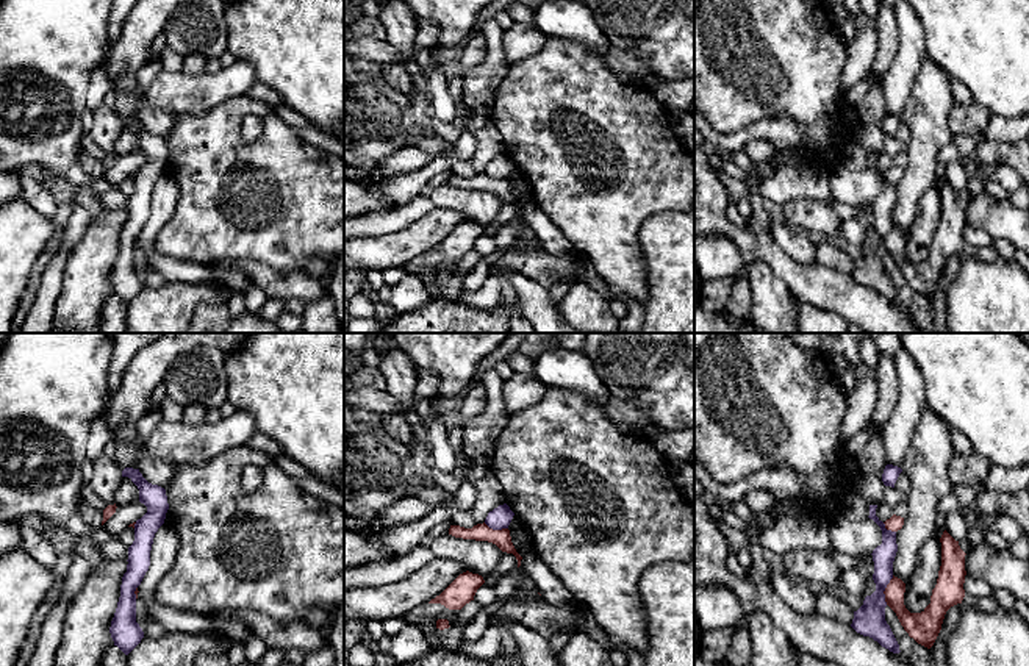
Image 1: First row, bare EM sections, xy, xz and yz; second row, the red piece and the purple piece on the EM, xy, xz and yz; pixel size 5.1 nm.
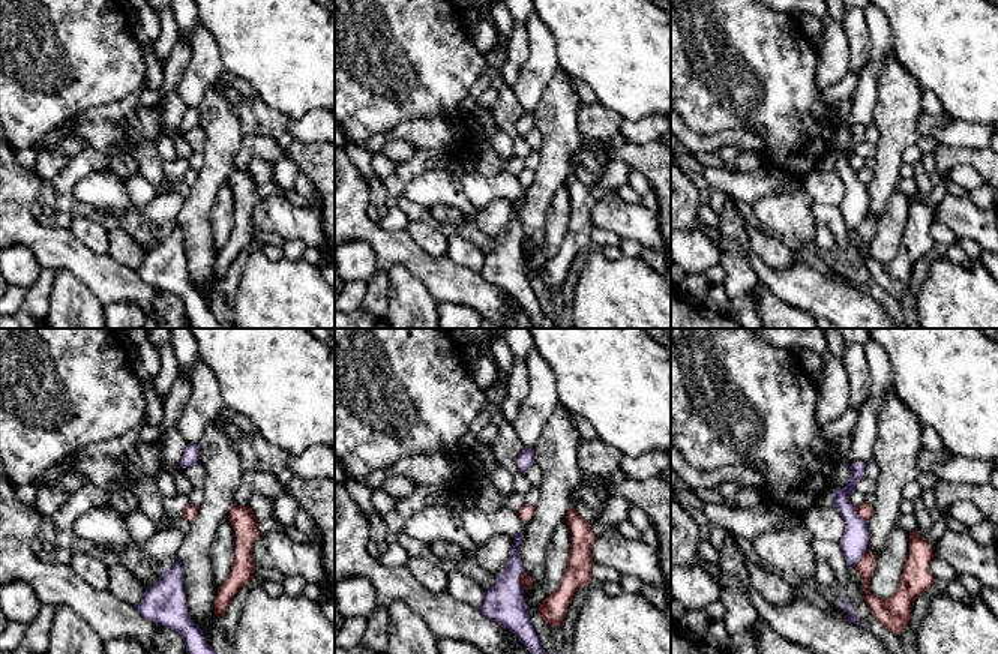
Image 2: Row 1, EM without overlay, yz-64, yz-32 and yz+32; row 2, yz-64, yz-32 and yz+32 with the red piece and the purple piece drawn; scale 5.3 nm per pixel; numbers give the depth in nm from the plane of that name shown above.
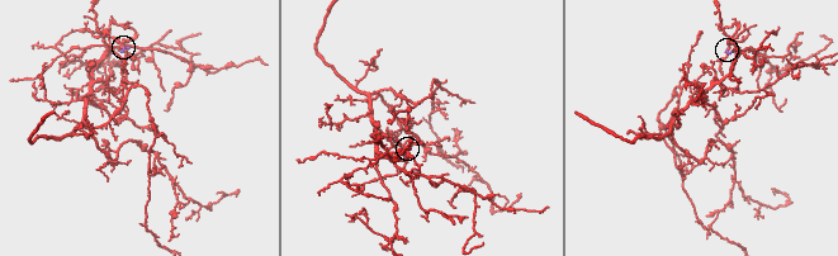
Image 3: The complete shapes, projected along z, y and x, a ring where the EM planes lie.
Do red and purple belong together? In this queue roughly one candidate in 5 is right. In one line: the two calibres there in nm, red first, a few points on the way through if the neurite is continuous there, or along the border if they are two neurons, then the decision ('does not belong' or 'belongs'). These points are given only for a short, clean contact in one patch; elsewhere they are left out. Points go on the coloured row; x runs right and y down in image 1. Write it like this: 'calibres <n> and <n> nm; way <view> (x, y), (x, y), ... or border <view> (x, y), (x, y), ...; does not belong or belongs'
calibres 140 and 160 nm; border yz (893, 576), (884, 591), (885, 604); does not belong

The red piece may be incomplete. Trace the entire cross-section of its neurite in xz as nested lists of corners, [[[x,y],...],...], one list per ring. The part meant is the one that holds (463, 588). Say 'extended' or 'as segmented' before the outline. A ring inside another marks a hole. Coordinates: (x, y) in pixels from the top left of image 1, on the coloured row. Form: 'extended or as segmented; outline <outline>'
as segmented; outline [[[466,571],[428,603],[441,603],[449,610],[461,610],[466,603],[474,600],[477,589],[483,583],[485,580],[482,575]]]

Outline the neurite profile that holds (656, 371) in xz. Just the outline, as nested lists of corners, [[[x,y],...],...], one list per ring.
[[[586,333],[582,352],[608,392],[619,400],[635,402],[658,428],[694,427],[694,333]]]

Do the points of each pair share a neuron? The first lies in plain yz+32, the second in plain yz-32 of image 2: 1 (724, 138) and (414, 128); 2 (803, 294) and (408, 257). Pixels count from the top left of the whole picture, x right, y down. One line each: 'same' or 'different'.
1: same
2: same

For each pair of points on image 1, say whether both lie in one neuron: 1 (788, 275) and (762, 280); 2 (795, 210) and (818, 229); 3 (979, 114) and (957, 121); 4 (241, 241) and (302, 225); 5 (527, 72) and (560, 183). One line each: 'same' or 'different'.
1: different
2: same
3: same
4: same
5: same

